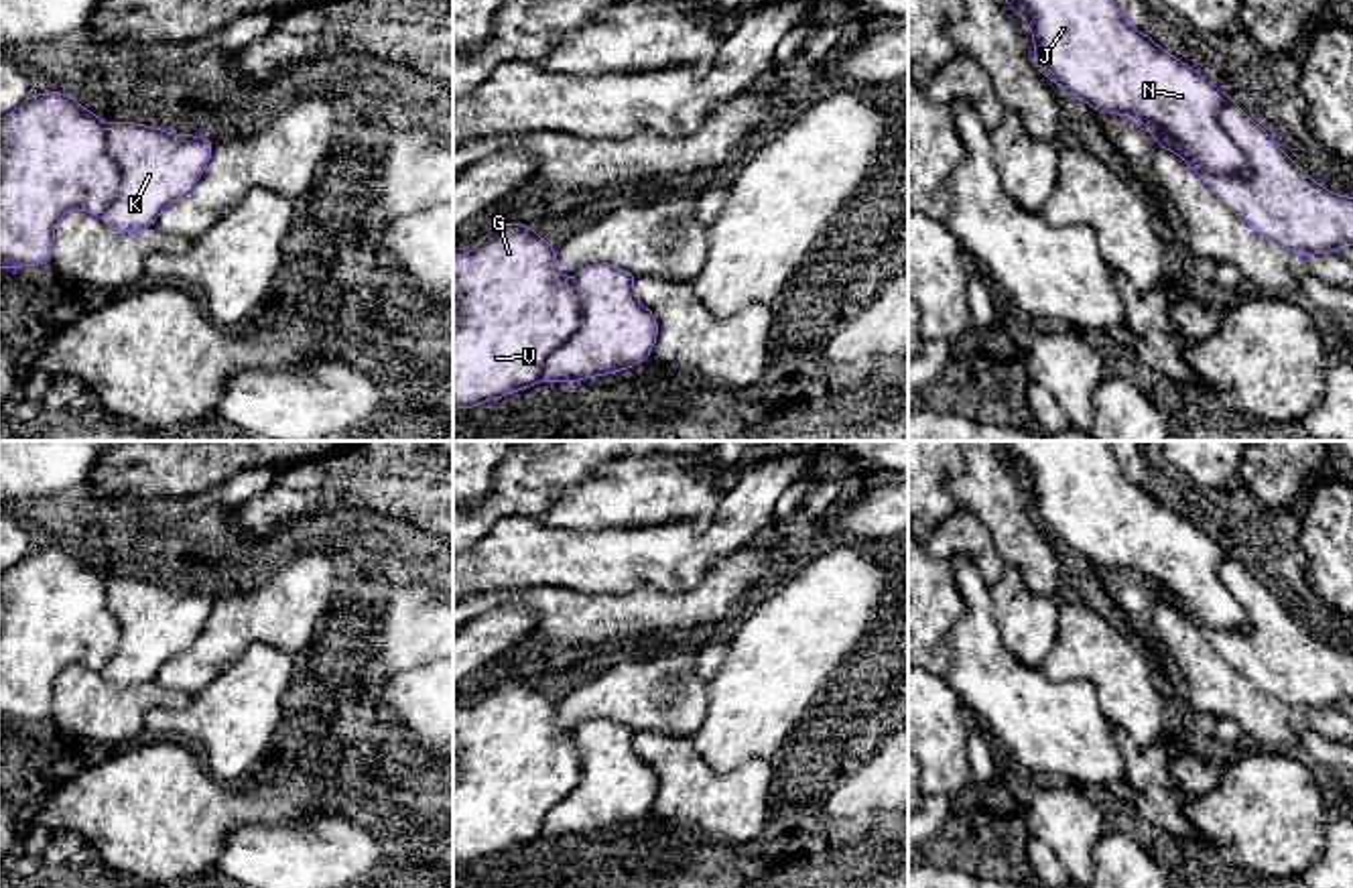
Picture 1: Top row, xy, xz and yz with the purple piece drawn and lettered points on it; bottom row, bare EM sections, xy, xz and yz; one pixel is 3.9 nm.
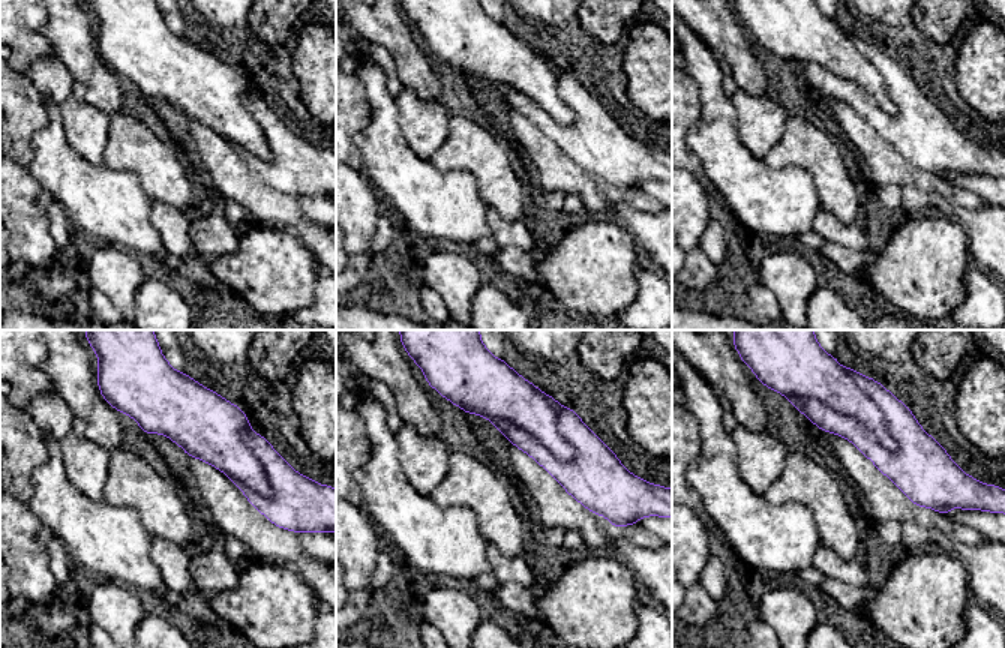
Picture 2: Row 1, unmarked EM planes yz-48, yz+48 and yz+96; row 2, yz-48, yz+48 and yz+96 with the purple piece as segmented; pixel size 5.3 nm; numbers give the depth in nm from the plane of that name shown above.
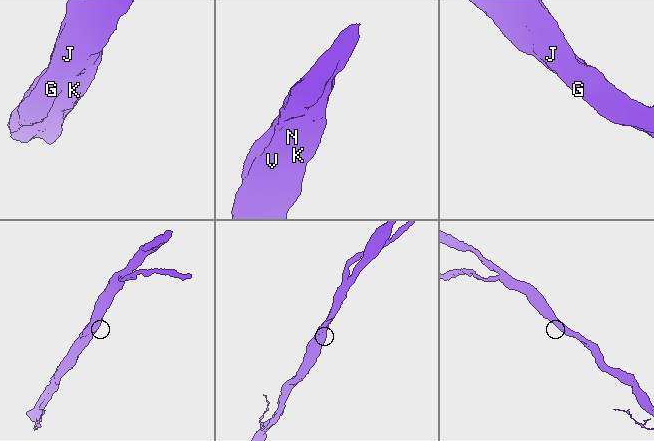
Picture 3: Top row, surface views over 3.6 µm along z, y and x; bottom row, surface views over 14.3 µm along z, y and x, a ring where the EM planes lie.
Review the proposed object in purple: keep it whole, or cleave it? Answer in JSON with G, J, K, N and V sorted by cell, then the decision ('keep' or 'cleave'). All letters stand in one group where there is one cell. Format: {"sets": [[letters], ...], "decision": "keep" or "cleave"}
{"sets": [["G", "J", "N", "V"], ["K"]], "decision": "cleave"}

